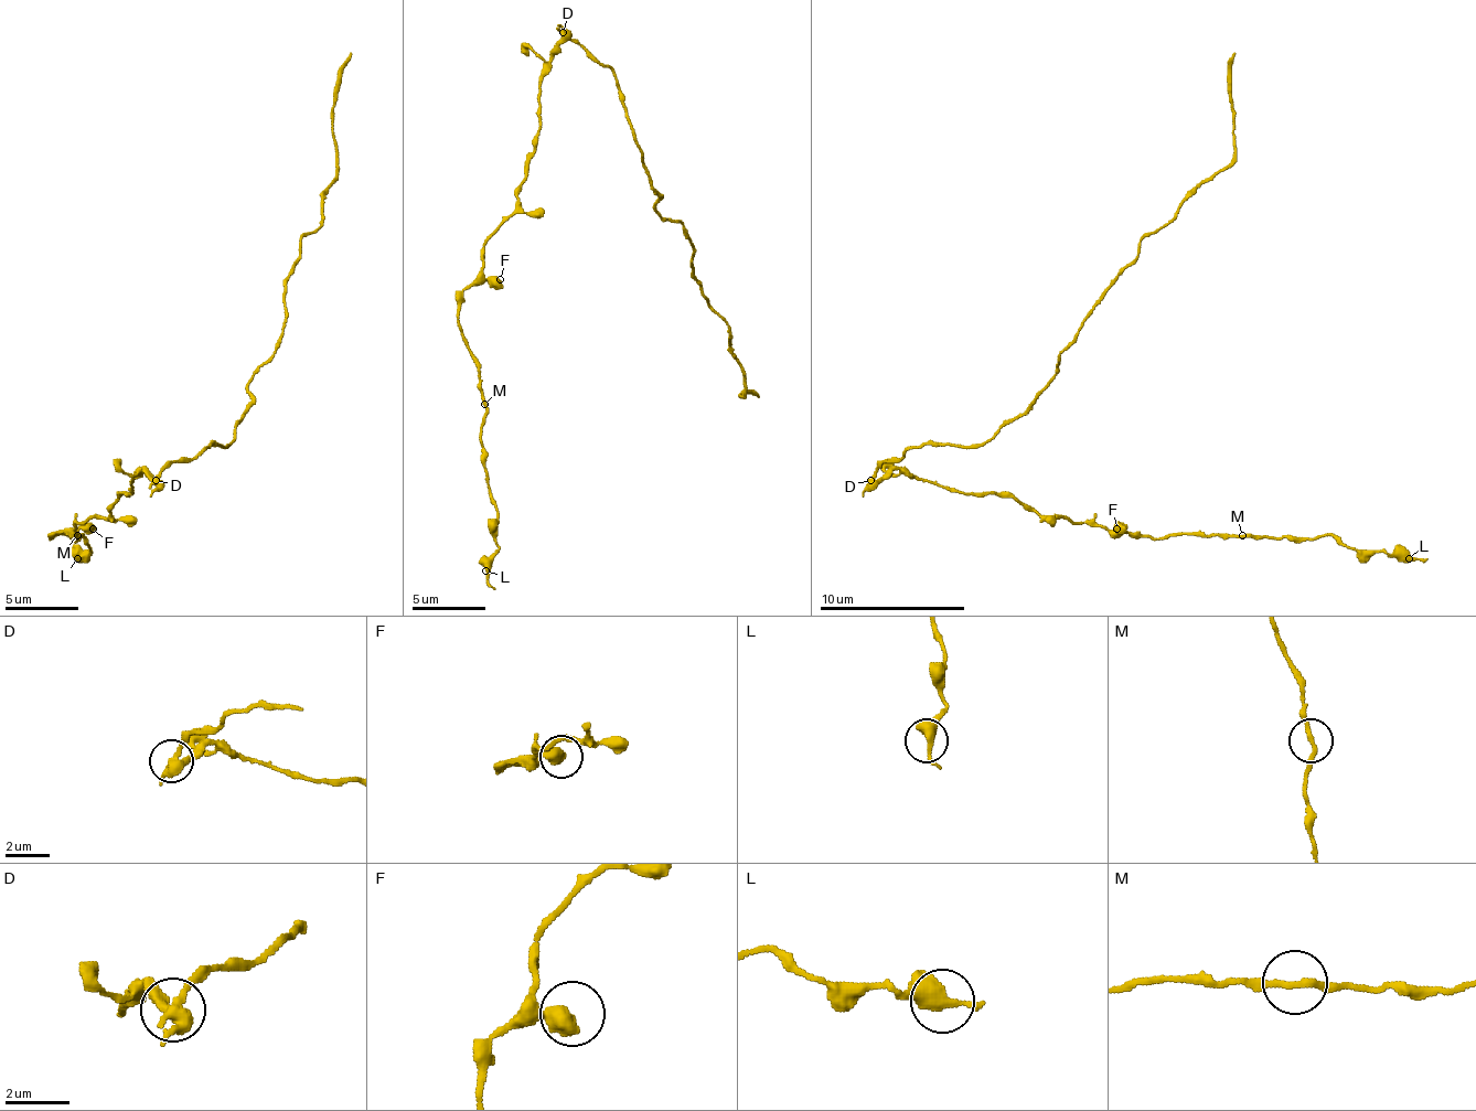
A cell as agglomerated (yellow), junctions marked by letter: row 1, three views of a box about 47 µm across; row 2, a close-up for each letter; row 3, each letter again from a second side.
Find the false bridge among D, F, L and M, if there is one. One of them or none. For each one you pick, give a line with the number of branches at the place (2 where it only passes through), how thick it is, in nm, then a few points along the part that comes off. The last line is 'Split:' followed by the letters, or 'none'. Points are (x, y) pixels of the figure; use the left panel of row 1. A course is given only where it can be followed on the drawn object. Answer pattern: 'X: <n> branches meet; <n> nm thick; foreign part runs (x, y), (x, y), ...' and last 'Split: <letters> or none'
D: 3 branches meet; 360 nm thick; foreign part runs (154, 481), (172, 463), (227, 445), (249, 380), (275, 350), (286, 277), (337, 179), (337, 70), (351, 51)
Split: D

